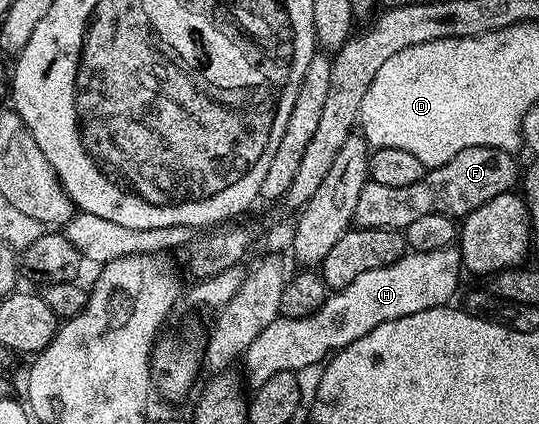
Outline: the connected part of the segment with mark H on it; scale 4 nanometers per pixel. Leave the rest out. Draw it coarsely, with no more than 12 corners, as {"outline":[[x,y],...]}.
{"outline":[[451,246],[407,251],[277,317],[242,355],[251,389],[321,363],[376,326],[449,305]]}

